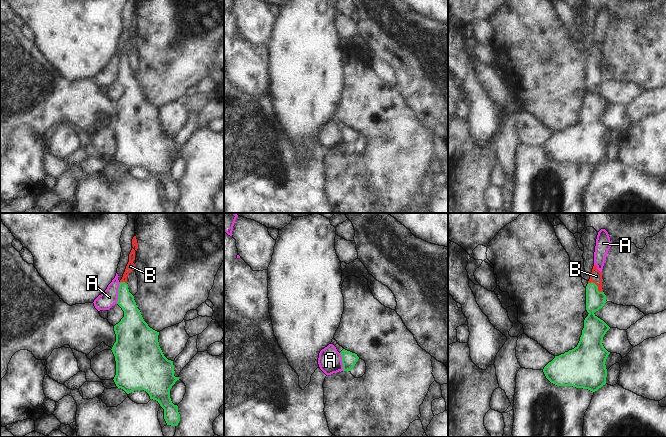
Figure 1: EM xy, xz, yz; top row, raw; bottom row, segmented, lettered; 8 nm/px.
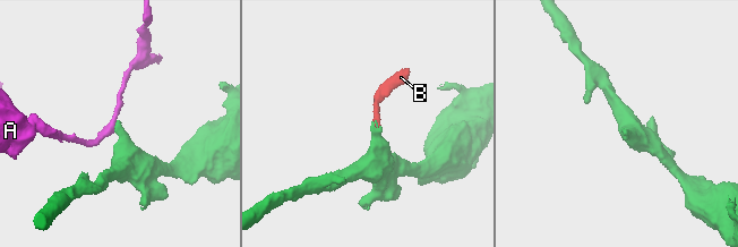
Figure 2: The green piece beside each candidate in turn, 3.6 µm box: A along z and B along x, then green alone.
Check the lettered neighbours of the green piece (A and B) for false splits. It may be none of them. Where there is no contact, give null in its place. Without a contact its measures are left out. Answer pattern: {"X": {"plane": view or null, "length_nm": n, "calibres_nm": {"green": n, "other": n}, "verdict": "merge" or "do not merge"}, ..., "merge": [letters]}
{"A": {"plane": "xy", "length_nm": 180, "calibres_nm": {"green": 160, "other": 140}, "verdict": "do not merge"}, "B": {"plane": "yz", "length_nm": 150, "calibres_nm": {"green": 160, "other": 100}, "verdict": "merge"}, "merge": ["B"]}

